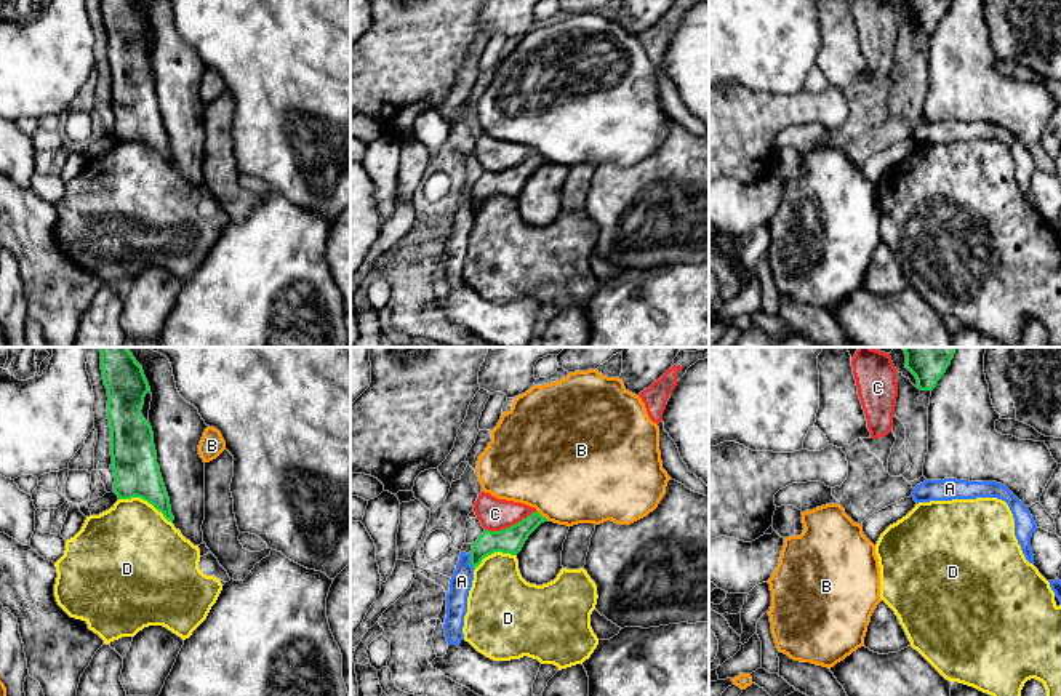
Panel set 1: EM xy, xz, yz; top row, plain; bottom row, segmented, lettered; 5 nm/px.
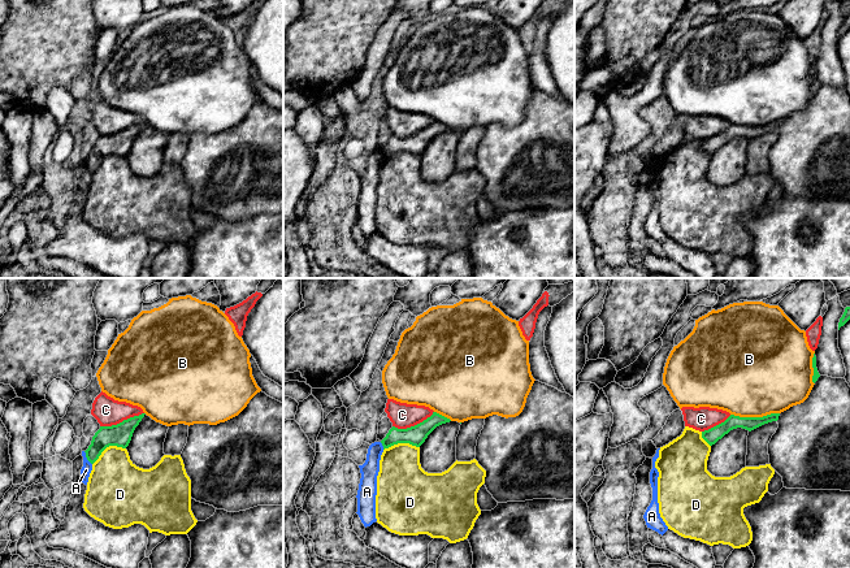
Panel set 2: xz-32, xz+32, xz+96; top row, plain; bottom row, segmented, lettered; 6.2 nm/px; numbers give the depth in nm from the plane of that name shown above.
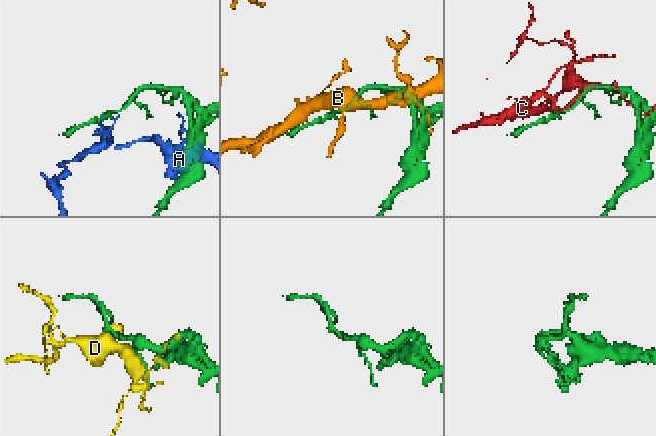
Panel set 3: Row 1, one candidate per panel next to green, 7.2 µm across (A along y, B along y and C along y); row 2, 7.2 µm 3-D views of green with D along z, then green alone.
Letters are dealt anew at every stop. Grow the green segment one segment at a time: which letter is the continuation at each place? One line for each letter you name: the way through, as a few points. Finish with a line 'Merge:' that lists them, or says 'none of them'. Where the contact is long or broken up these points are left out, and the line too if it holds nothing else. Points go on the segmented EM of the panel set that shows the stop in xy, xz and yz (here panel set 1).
Merge: none of them

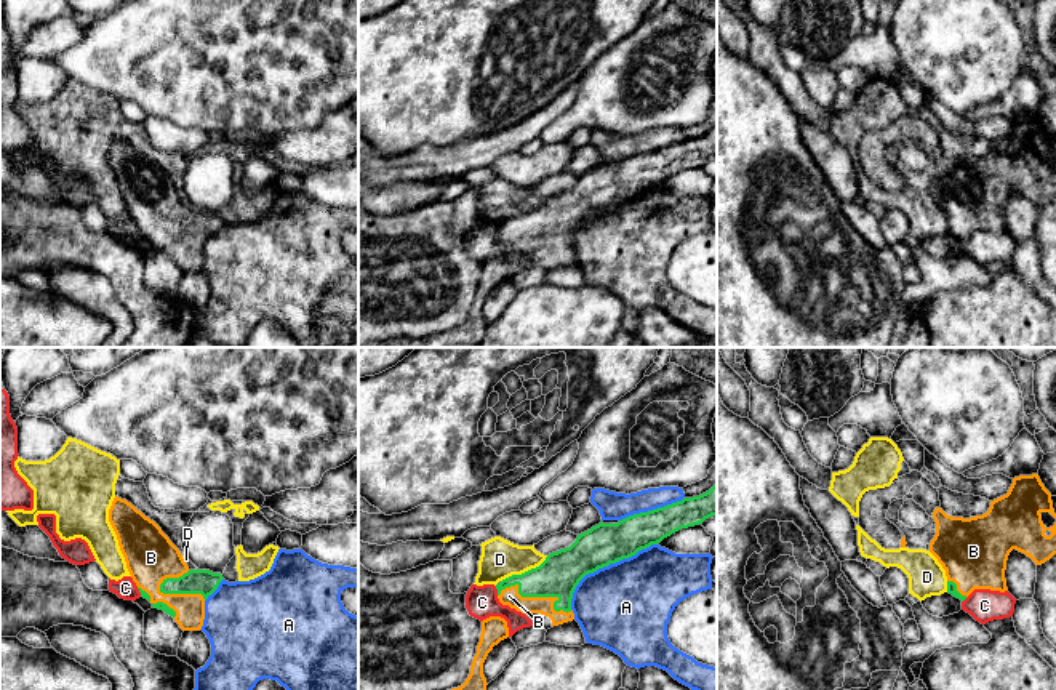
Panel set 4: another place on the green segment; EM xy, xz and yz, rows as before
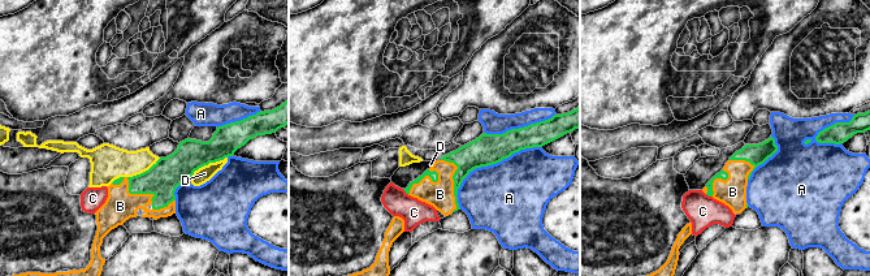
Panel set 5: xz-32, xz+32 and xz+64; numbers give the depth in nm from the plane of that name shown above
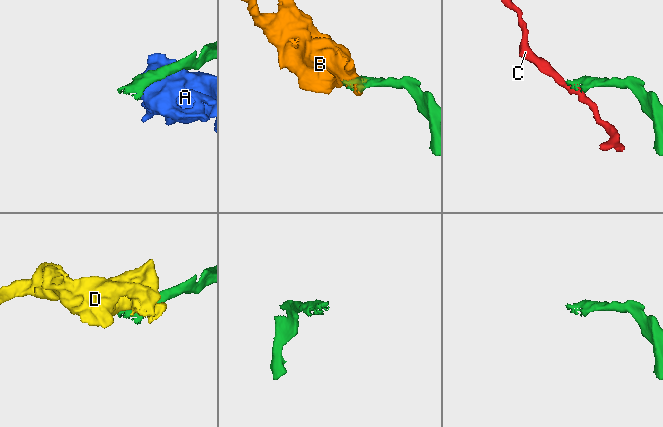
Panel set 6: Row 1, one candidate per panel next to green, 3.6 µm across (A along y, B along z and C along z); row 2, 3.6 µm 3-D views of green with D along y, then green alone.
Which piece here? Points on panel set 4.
Merge: B

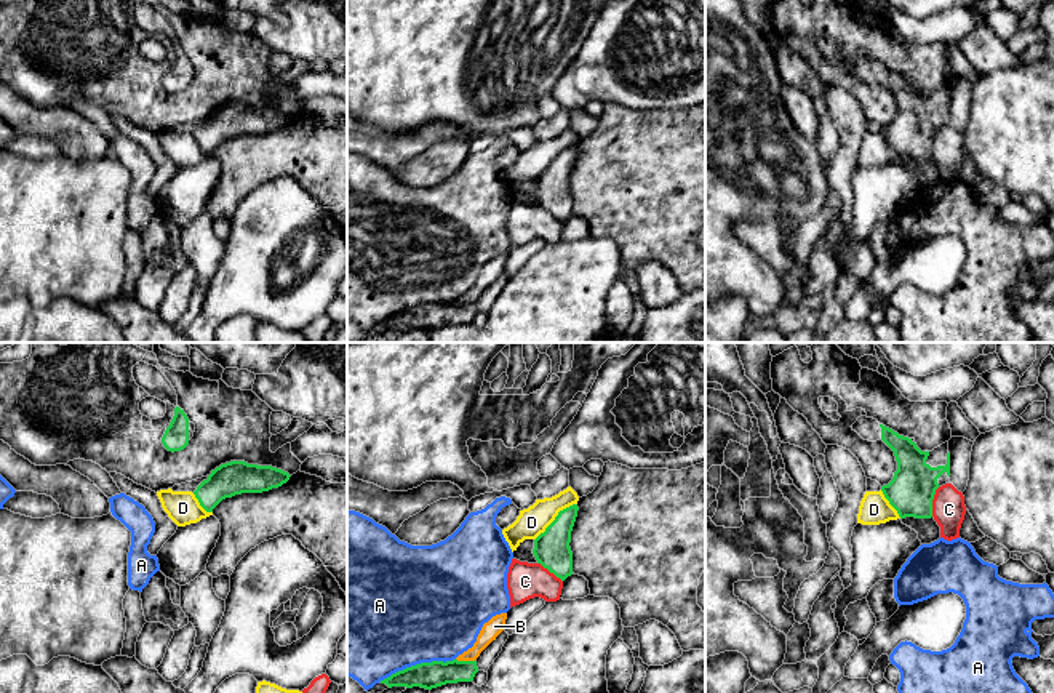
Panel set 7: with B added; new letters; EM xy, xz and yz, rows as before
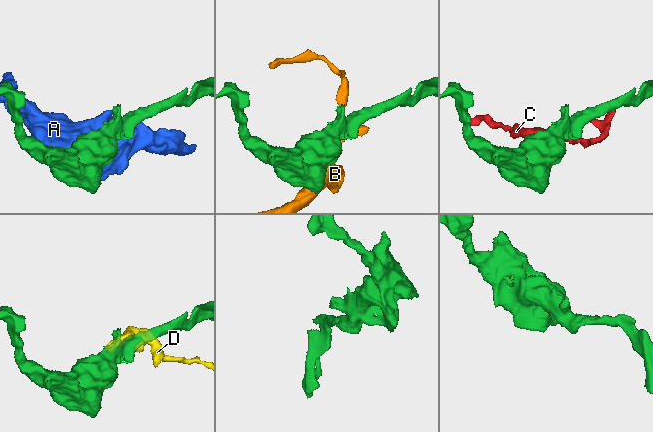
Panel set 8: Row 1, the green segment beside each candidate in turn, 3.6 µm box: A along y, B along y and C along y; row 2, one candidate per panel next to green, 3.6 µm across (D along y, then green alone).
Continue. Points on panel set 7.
Merge: none of them

